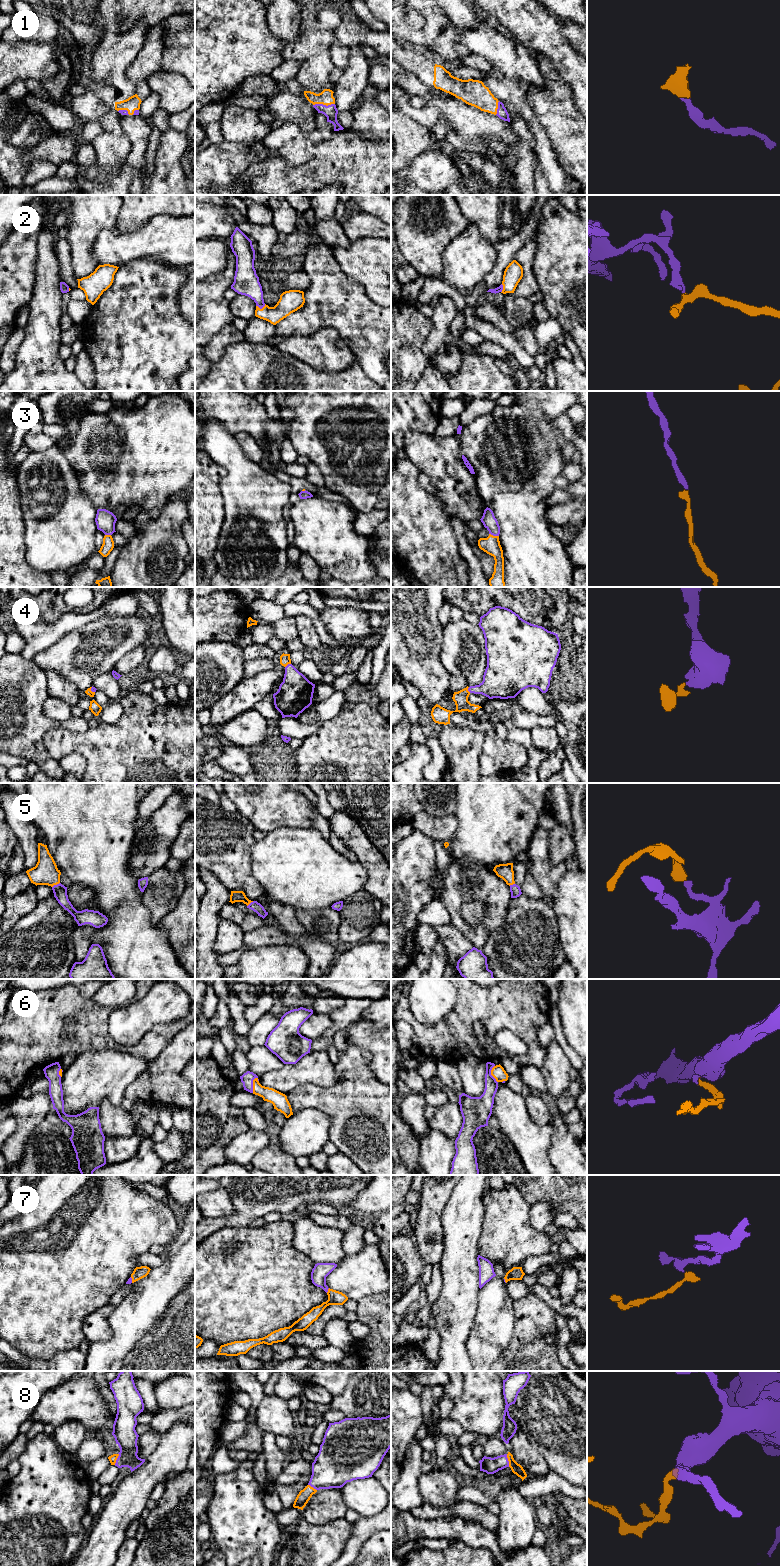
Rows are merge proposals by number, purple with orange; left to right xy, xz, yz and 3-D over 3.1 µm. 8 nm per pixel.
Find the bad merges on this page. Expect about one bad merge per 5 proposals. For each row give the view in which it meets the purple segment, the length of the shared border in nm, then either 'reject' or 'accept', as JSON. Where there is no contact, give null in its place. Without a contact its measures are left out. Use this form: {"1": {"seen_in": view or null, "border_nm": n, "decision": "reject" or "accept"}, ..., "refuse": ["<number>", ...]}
{"1": {"seen_in": "xz", "border_nm": 180, "decision": "accept"}, "2": {"seen_in": "xz", "border_nm": 80, "decision": "accept"}, "3": {"seen_in": "yz", "border_nm": 80, "decision": "accept"}, "4": {"seen_in": "xz", "border_nm": 60, "decision": "accept"}, "5": {"seen_in": "xy", "border_nm": 80, "decision": "accept"}, "6": {"seen_in": "xz", "border_nm": 130, "decision": "accept"}, "7": {"seen_in": "xz", "border_nm": 50, "decision": "accept"}, "8": {"seen_in": "yz", "border_nm": 110, "decision": "accept"}, "refuse": []}

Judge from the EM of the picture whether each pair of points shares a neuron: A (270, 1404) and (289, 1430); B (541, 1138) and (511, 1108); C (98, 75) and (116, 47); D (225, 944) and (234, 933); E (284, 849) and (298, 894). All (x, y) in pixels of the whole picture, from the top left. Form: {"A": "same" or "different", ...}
{"A": "same", "B": "same", "C": "same", "D": "same", "E": "same"}

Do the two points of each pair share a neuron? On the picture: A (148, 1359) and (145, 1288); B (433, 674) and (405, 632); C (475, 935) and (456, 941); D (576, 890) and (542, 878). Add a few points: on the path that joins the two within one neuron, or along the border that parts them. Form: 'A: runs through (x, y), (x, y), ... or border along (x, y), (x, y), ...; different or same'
A: border along (162, 1314), (153, 1327), (131, 1349); different
B: runs through (423, 664), (416, 657), (412, 642); same
C: border along (451, 923), (474, 946); different
D: border along (557, 884), (556, 891), (551, 899); different

